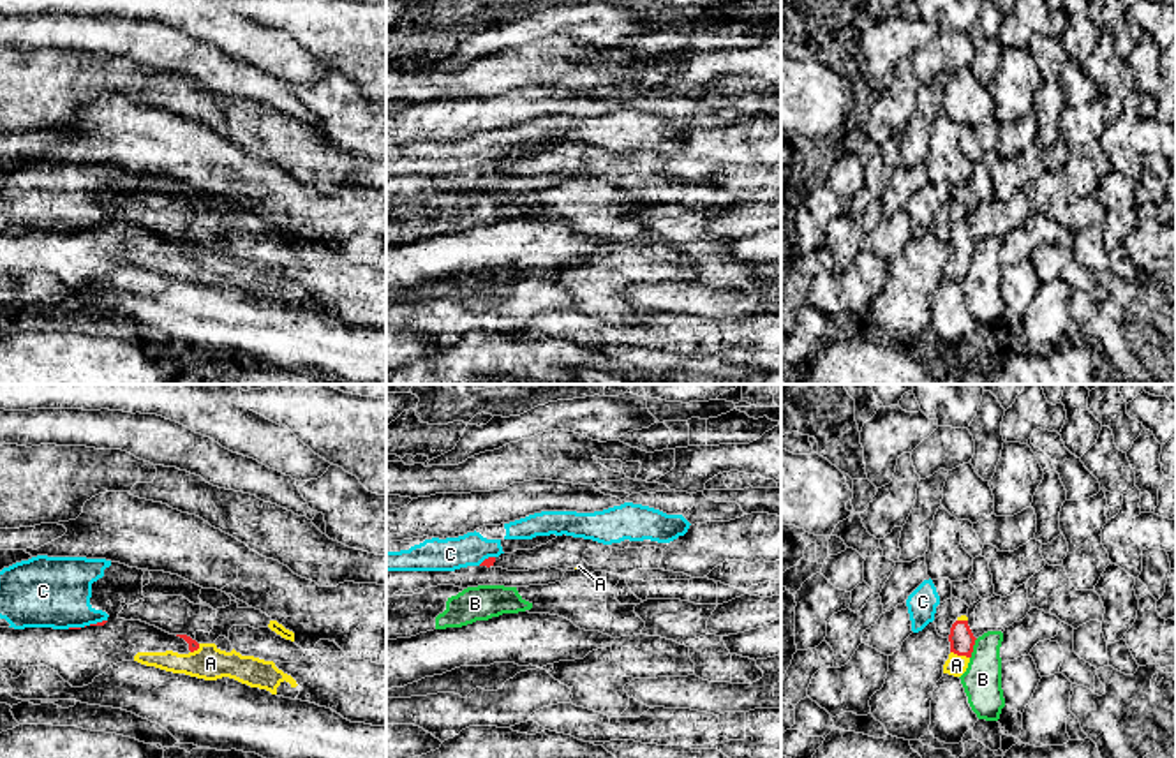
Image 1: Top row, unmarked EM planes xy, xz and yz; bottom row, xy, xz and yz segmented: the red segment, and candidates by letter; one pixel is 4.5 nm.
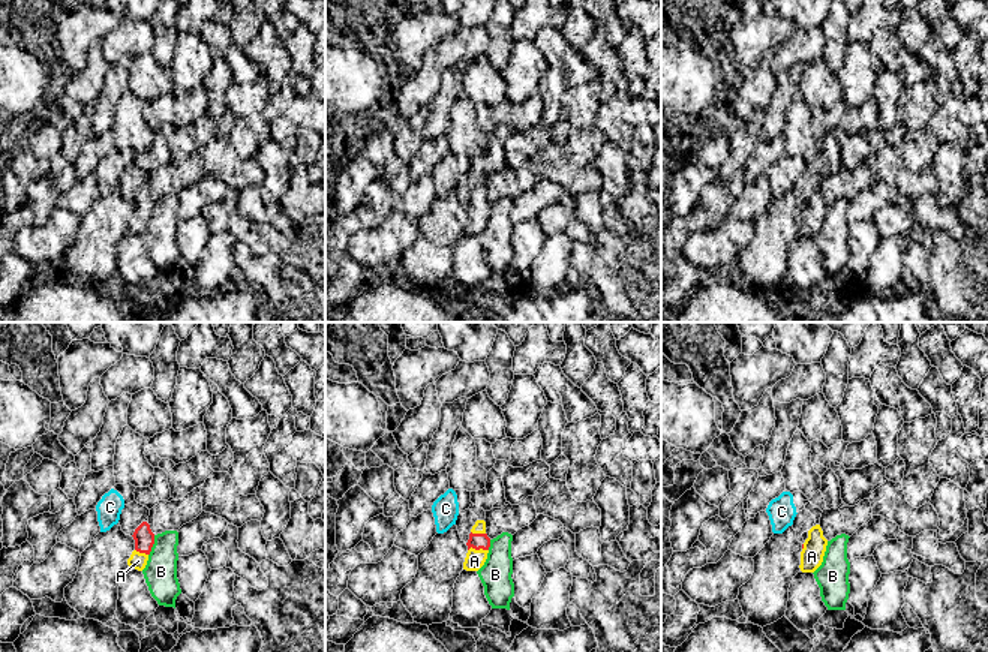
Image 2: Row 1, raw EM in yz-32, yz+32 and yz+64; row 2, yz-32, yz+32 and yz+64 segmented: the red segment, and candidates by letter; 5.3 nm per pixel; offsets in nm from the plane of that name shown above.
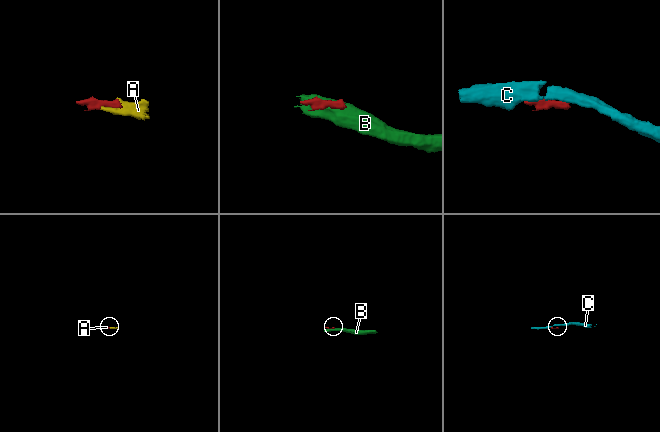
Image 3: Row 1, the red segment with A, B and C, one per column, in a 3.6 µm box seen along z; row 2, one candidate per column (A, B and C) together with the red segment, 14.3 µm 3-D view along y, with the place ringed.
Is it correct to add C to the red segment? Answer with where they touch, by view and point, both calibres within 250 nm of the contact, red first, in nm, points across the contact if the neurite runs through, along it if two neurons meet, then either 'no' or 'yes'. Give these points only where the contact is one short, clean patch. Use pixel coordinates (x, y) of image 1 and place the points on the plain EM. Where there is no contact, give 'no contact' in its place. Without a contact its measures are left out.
meets red in xy at (97, 228); 20 nm thick on the red side, 320 nm on the other; border along xy (106, 224), (89, 230); no

